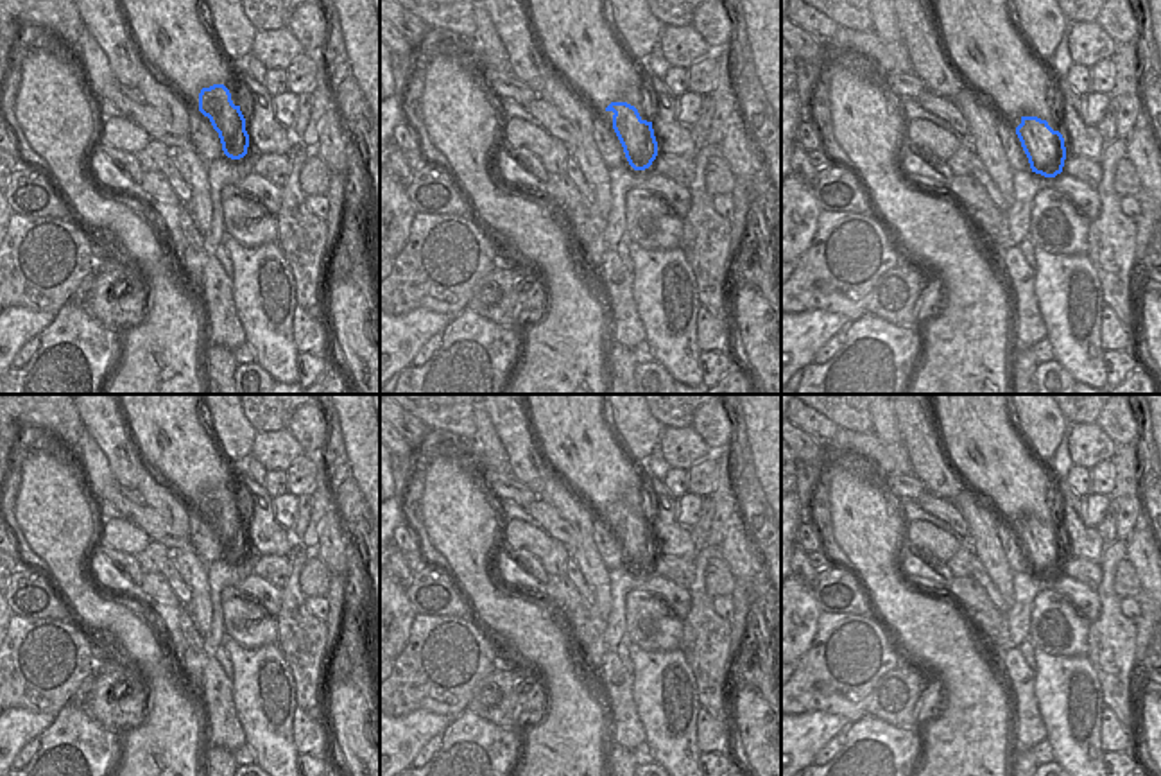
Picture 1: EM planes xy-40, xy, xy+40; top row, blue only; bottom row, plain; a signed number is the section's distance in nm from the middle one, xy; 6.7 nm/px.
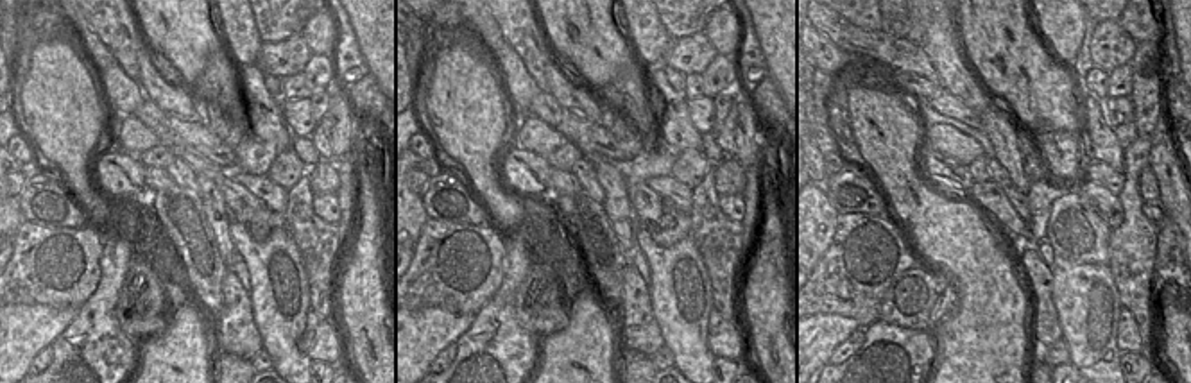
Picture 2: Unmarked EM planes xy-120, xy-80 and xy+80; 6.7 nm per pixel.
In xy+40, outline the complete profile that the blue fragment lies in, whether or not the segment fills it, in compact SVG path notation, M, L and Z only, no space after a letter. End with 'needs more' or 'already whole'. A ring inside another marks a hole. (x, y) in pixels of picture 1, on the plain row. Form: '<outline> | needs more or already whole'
M930 394L946 459L968 486L951 502L971 530L971 552L982 563L993 584L1012 606L1012 577L998 538L1003 522L1016 536L1030 570L1045 579L1062 573L1066 561L1062 527L1062 500L1057 477L1019 434L1009 394Z | needs more

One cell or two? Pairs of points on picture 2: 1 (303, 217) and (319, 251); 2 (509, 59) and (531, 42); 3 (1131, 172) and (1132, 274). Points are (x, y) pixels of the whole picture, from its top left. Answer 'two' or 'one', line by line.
1: one
2: two
3: one

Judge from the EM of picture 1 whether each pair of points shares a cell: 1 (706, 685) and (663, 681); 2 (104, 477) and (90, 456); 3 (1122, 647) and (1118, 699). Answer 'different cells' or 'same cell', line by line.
1: different cells
2: same cell
3: same cell

